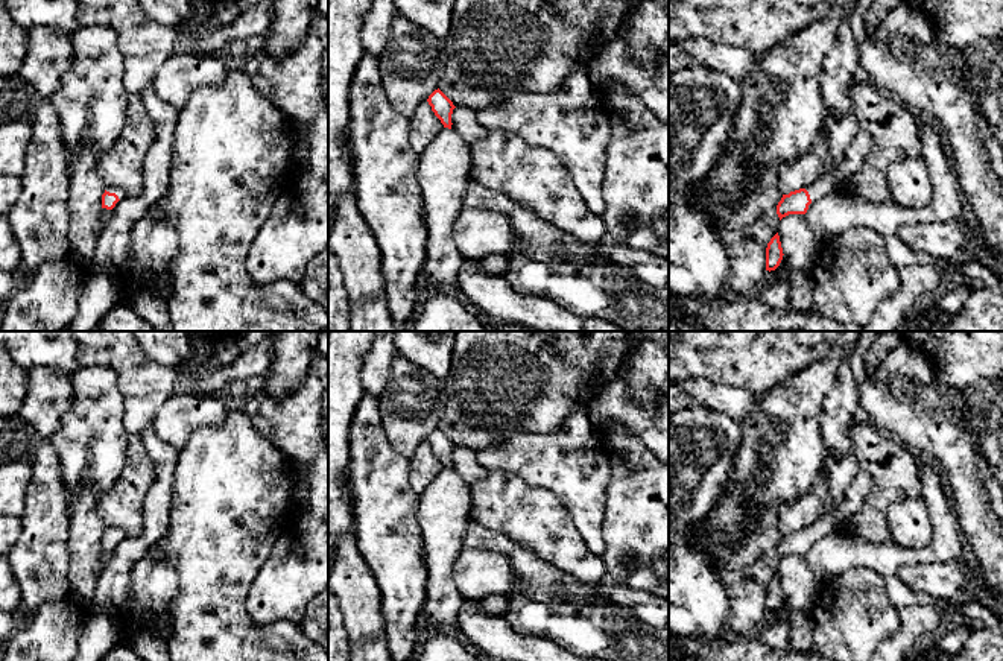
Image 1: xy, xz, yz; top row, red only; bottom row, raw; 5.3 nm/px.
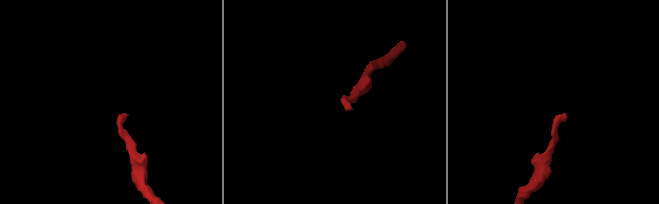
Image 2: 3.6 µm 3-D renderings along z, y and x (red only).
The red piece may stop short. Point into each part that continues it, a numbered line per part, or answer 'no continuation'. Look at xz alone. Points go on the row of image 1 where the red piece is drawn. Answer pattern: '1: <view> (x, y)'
no continuation

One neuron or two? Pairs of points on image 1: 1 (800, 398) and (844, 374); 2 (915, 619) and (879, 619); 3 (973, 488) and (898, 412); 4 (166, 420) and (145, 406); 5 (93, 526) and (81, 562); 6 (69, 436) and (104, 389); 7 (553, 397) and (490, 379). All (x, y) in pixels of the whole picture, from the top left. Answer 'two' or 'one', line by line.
1: two
2: two
3: one
4: two
5: one
6: one
7: one

